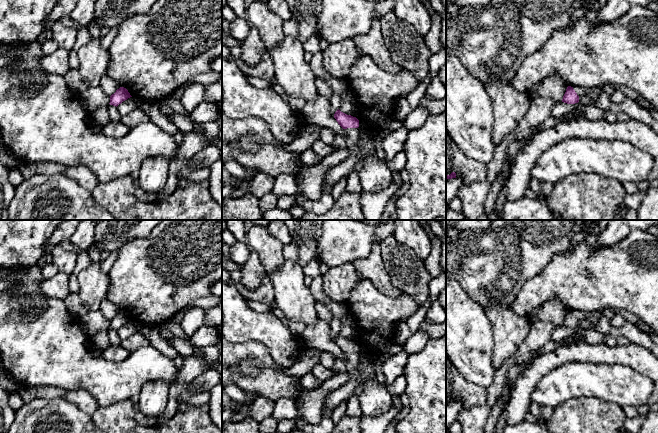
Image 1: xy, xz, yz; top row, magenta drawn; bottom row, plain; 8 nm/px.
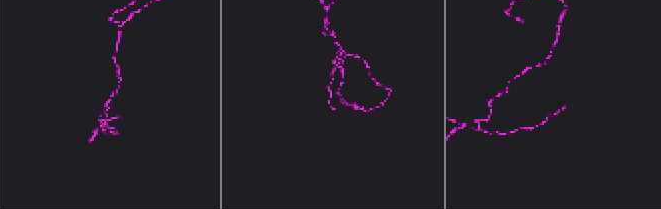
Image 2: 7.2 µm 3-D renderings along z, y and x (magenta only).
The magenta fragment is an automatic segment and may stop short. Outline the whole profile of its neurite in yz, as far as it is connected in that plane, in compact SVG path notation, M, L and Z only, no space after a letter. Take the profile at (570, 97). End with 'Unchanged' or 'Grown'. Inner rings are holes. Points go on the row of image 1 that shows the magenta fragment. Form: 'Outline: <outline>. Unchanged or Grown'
Outline: M568 86L563 96L562 102L567 104L575 104L579 102L581 96L588 96L590 87Z. Grown

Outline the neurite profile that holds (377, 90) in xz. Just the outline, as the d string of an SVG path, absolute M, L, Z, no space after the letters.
M365 54L350 68L345 81L357 95L355 117L376 129L395 117L397 99L408 95L420 84L411 71L402 67L399 72L390 73L381 68L372 57Z

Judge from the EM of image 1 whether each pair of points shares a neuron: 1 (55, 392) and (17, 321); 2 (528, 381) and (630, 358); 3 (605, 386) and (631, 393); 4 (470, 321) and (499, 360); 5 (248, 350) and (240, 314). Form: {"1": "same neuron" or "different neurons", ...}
{"1": "different neurons", "2": "same neuron", "3": "same neuron", "4": "different neurons", "5": "different neurons"}

